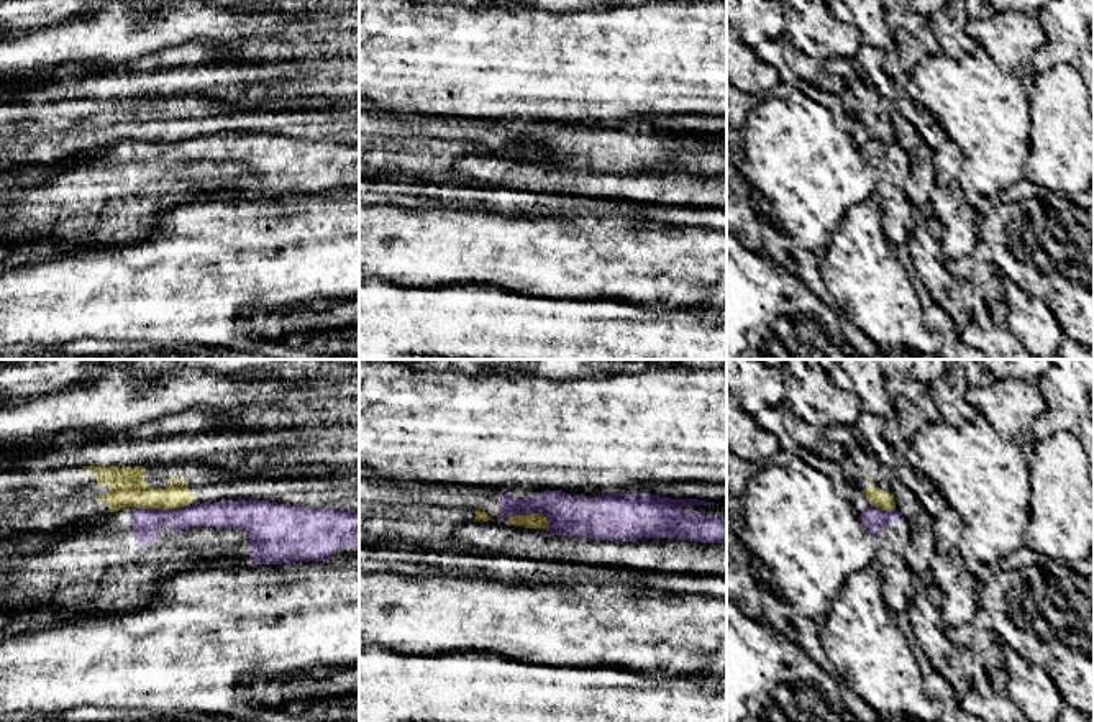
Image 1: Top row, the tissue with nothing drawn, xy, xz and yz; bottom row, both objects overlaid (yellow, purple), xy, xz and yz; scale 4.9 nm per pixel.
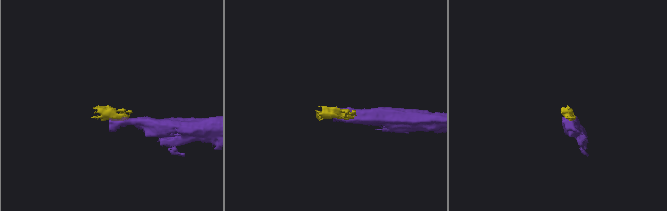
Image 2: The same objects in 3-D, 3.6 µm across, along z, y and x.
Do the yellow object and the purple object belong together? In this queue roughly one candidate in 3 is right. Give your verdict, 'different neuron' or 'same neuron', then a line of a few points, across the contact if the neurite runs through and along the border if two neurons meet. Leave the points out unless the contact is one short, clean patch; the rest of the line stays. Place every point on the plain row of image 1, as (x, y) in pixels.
different neuron | xz (504, 155), (514, 148), (542, 146), (550, 158)

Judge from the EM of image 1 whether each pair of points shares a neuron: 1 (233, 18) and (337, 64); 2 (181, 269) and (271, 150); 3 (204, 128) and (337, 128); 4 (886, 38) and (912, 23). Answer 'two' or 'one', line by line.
1: two
2: two
3: one
4: two

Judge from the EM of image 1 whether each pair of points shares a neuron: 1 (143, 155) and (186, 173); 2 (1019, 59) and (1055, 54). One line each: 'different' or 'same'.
1: different
2: different

